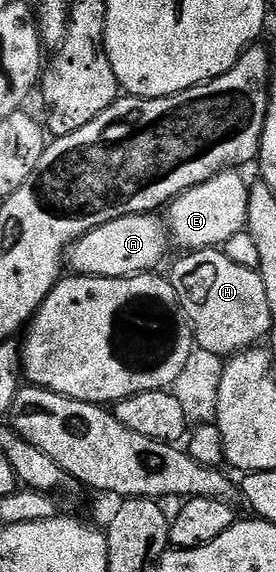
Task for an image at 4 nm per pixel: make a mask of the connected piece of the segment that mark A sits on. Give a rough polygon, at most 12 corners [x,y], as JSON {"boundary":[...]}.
{"boundary":[[156,214],[114,218],[66,252],[77,276],[156,270],[170,233]]}

